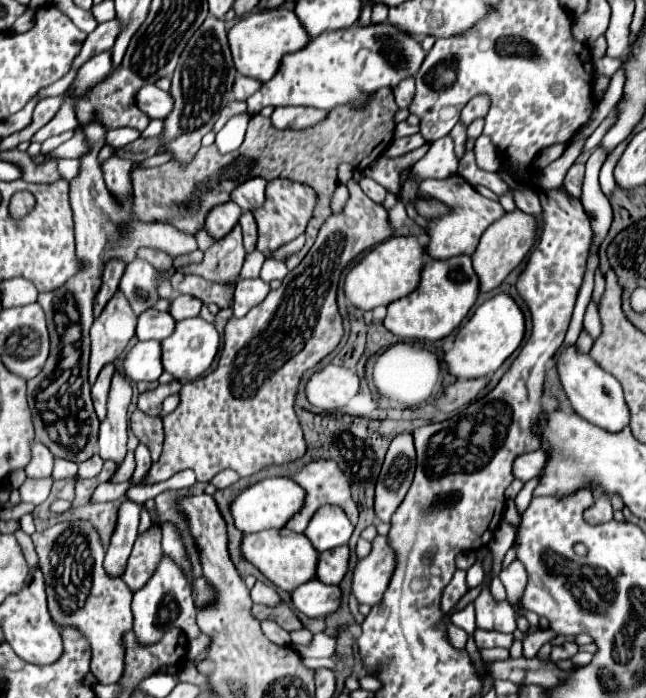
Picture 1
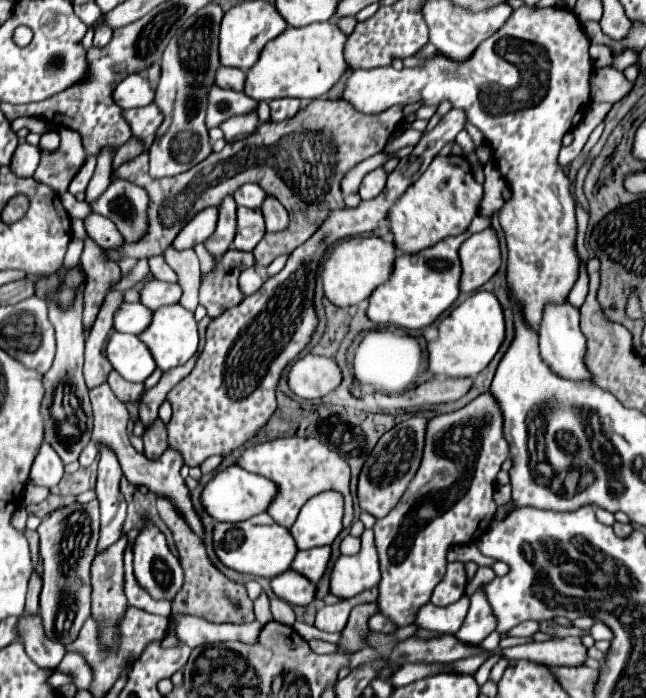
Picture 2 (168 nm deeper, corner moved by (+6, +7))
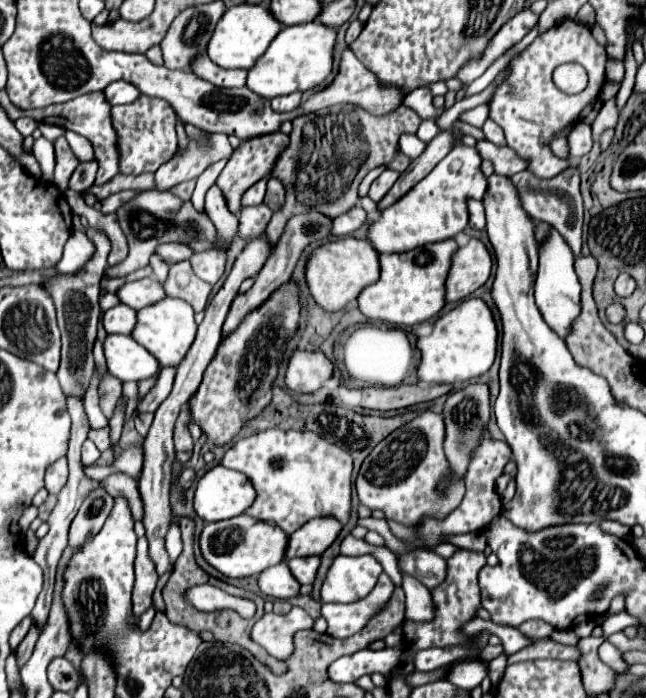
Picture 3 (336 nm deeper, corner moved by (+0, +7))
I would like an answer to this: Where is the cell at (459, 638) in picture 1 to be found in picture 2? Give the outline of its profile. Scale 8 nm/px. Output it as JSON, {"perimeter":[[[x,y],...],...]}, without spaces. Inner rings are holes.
{"perimeter":[[[463,596],[461,600],[457,600],[449,606],[443,606],[443,608],[437,608],[429,602],[417,614],[415,624],[419,624],[425,630],[437,632],[437,634],[457,634],[463,620],[465,620],[467,608],[469,608],[469,598],[467,596]]]}

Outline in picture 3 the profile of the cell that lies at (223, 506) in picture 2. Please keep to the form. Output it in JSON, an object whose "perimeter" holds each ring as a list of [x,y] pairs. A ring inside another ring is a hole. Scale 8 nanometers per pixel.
{"perimeter":[[[215,466],[201,476],[193,508],[203,522],[219,522],[243,514],[251,500],[255,500],[253,484],[241,472]]]}

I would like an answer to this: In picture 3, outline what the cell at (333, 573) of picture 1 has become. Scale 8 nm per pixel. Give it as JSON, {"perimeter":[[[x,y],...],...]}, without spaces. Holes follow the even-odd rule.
{"perimeter":[[[311,556],[311,558],[295,558],[287,562],[291,574],[295,576],[295,580],[299,584],[311,584],[315,578],[315,572],[319,568],[319,558]]]}

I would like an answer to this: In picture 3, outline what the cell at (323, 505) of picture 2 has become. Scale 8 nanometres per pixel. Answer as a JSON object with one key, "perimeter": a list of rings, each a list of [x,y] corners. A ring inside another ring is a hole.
{"perimeter":[[[309,520],[289,536],[285,560],[295,556],[321,556],[333,544],[339,530],[341,524],[337,520]]]}

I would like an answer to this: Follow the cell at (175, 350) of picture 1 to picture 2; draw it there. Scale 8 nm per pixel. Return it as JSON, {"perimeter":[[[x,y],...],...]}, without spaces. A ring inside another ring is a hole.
{"perimeter":[[[173,304],[173,306],[165,306],[165,308],[155,310],[153,322],[149,324],[149,328],[139,338],[147,344],[147,348],[151,350],[151,354],[153,354],[153,358],[161,370],[169,370],[169,368],[185,364],[199,350],[197,320],[195,320],[193,312],[185,310],[181,304]]]}

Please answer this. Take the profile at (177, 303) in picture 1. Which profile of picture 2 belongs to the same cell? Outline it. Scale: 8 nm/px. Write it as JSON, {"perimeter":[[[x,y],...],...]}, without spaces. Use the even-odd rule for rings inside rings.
{"perimeter":[[[151,280],[149,284],[145,284],[145,288],[141,290],[141,302],[151,308],[151,310],[159,310],[161,306],[169,306],[169,304],[177,304],[181,300],[181,286],[179,284],[169,284],[169,282],[159,282],[159,280]]]}

